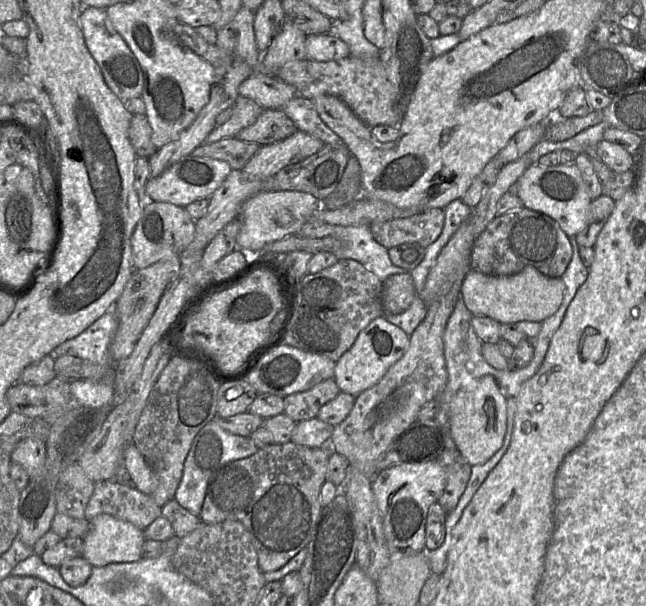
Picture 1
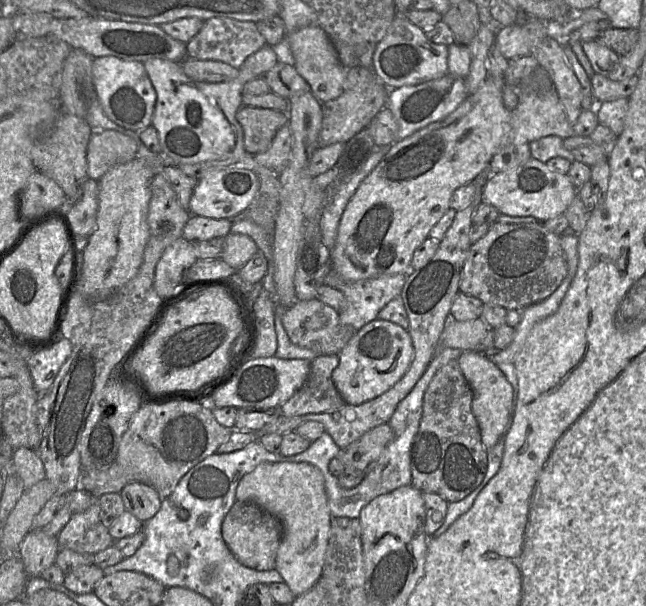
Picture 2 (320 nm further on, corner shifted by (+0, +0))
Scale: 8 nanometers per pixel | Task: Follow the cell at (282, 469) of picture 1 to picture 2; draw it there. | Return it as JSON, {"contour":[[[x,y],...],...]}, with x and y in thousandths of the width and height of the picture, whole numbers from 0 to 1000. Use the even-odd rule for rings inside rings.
{"contour":[[[364,827],[350,848],[342,880],[364,921],[379,936],[398,942],[426,939],[427,916],[438,884],[435,861],[392,828]]]}

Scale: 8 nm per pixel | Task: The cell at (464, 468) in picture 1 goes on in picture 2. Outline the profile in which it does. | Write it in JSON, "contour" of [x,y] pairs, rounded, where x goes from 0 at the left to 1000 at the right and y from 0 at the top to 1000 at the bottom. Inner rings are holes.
{"contour":[[[709,594],[697,596],[675,614],[658,645],[653,690],[636,734],[636,800],[652,812],[676,815],[692,830],[709,828],[731,814],[745,799],[754,777],[755,748],[745,726],[731,663],[732,644]]]}

